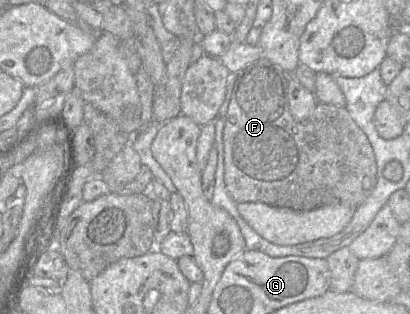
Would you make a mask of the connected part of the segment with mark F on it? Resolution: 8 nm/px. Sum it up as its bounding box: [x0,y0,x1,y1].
[223,58,377,211]

